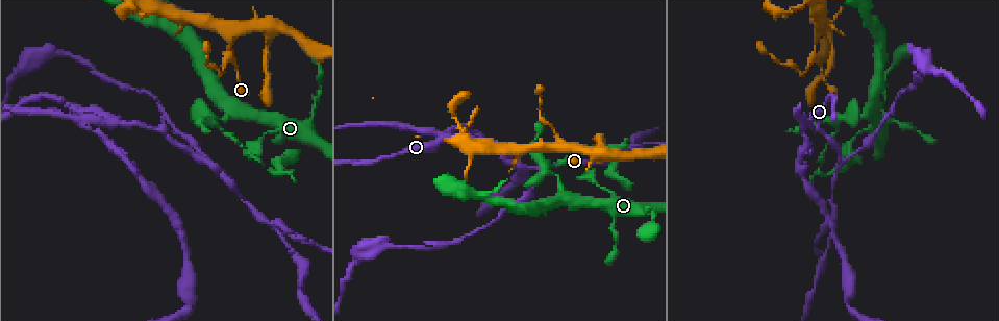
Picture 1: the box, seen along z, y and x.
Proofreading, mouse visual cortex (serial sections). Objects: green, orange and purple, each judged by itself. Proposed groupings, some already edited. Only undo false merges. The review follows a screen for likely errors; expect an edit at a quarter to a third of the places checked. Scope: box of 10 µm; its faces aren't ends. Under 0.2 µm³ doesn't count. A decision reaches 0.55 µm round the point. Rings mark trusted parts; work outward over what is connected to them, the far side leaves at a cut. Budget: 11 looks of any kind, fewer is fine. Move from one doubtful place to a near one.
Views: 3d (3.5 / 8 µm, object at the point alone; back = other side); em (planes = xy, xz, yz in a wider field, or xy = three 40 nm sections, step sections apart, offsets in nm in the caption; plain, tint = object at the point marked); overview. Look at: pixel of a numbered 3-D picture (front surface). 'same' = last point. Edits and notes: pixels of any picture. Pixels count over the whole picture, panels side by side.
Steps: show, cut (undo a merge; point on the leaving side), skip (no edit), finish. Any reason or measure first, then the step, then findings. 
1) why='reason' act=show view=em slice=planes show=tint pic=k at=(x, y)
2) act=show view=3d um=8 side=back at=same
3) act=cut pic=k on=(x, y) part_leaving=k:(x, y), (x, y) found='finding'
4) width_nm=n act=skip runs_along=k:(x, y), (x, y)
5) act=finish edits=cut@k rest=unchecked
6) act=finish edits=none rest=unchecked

why='thin arm on a thick one' act=show view=3d um=3.5 pic=1 at=(572, 200)

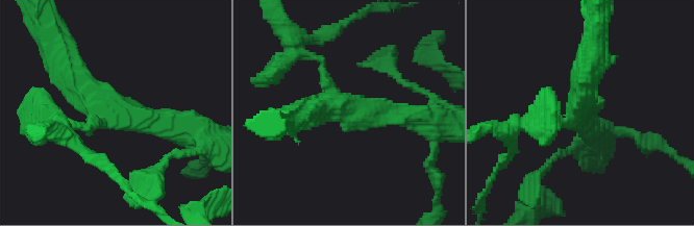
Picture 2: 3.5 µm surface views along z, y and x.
arms=3 arm_widths_nm=150,300,400 why='now the EM' act=show view=em slice=xy step=3 show=tint pic=2 at=(111, 106)

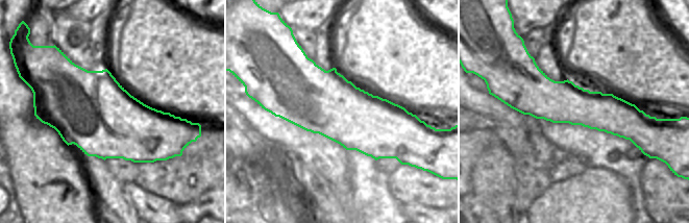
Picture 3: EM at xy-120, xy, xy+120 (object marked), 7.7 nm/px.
act=skip runs_along=2:(176, 126), (96, 101), (62, 63) found='one cell here'

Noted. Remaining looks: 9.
why='sudden change in width' act=show view=3d um=3.5 pic=1 at=(228, 40)

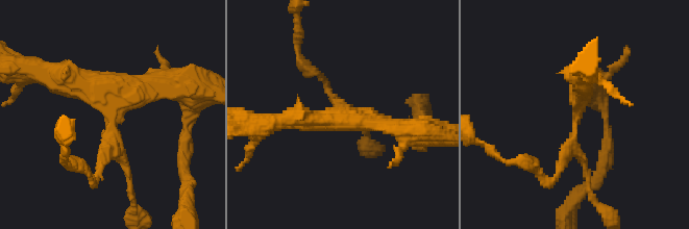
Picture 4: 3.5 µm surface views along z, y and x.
why='shape alone is not enough' act=show view=em slice=planes show=tint pic=4 at=(345, 111)

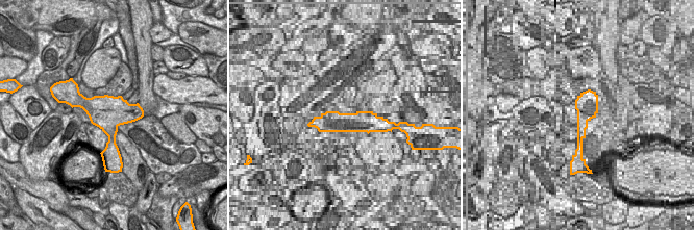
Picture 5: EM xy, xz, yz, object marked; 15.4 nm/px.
why='cut it another way' act=show view=em slice=xy step=2 show=tint at=same

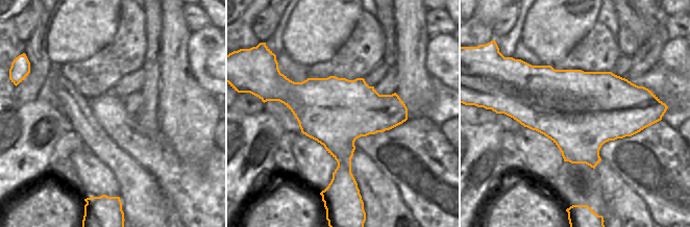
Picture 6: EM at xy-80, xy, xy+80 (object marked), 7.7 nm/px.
act=skip runs_along=4:(130, 178), (111, 111), (56, 73) found='all the same cell'

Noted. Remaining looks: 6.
why='two arms in line, one across' act=show view=3d um=8 pic=1 at=(812, 119)

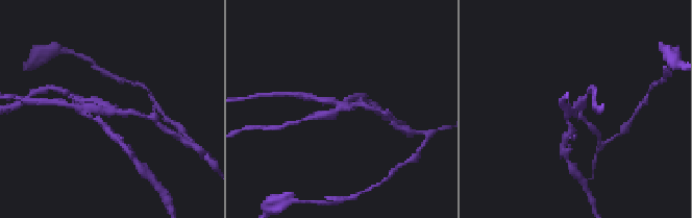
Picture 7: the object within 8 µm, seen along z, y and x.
why='need the tissue' act=show view=em slice=xy step=1 show=tint at=same

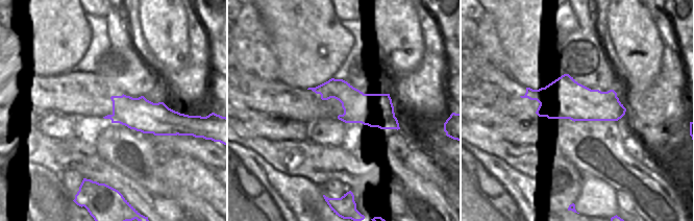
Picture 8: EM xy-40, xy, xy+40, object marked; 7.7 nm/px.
act=cut pic=7 on=(325, 100) found='a second cell is stuck on'

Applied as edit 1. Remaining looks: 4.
why='see it whole again' act=show view=overview

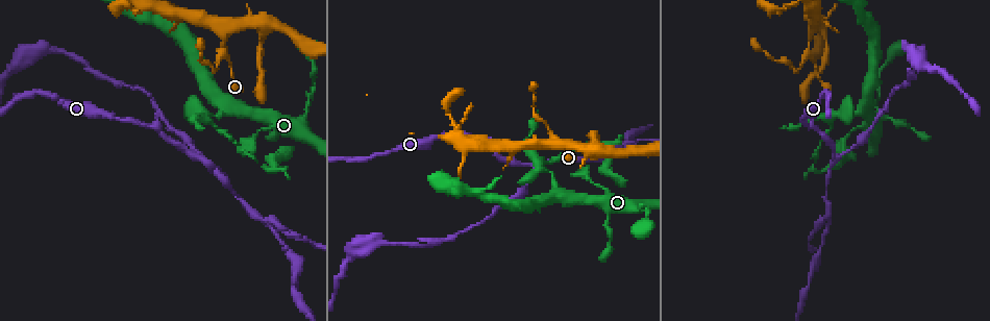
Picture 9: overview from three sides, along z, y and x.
act=show view=3d um=8 pic=9 at=(837, 157)

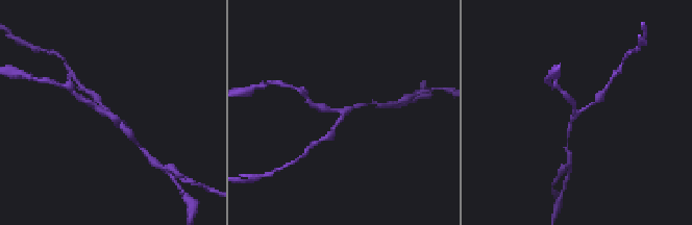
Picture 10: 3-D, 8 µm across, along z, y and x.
arms=3 arm_widths_nm=150,150,200 why='shape alone is not enough' act=show view=em slice=xy step=1 show=tint at=same

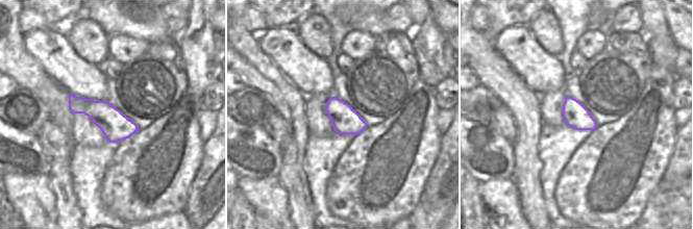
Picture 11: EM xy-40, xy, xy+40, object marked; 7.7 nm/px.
width_nm=220 act=skip runs_along=10:(316, 106), (342, 111), (330, 134) found='continuous, no second cell'

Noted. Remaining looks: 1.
act=finish edits=cut@7 rest=unchecked

